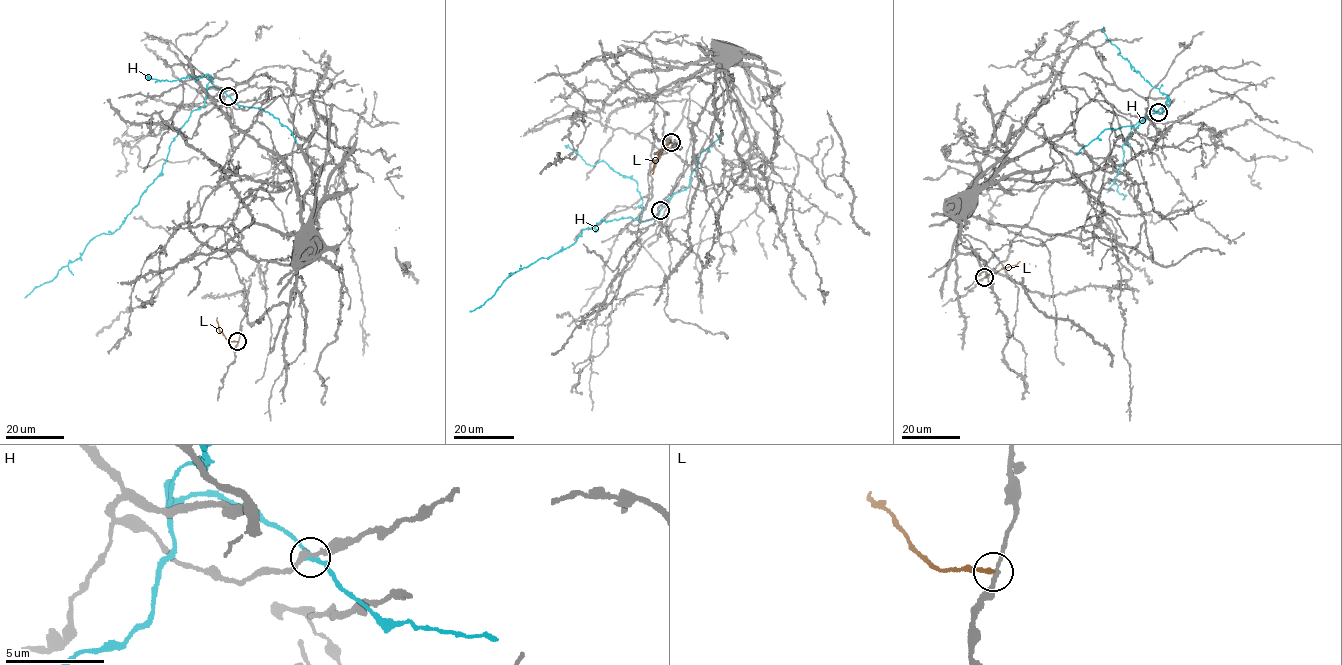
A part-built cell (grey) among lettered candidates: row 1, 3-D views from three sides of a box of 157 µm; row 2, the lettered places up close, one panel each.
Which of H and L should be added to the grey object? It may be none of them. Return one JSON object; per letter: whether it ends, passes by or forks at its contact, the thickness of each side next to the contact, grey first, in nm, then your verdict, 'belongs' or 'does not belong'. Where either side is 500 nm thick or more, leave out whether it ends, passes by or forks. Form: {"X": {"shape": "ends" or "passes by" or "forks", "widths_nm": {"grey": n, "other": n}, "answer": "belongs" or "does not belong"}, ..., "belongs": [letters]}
{"H": {"shape": "passes by", "widths_nm": {"grey": 240, "other": 260}, "answer": "does not belong"}, "L": {"shape": "ends", "widths_nm": {"grey": 200, "other": 200}, "answer": "does not belong"}, "belongs": []}

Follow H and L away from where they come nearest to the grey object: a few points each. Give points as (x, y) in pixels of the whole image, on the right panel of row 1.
H: (1158, 113), (1169, 100), (1131, 128), (1122, 147), (1123, 164), (1113, 182), (1118, 193), (1125, 195), (1122, 199)
L: (984, 277), (1020, 261)

